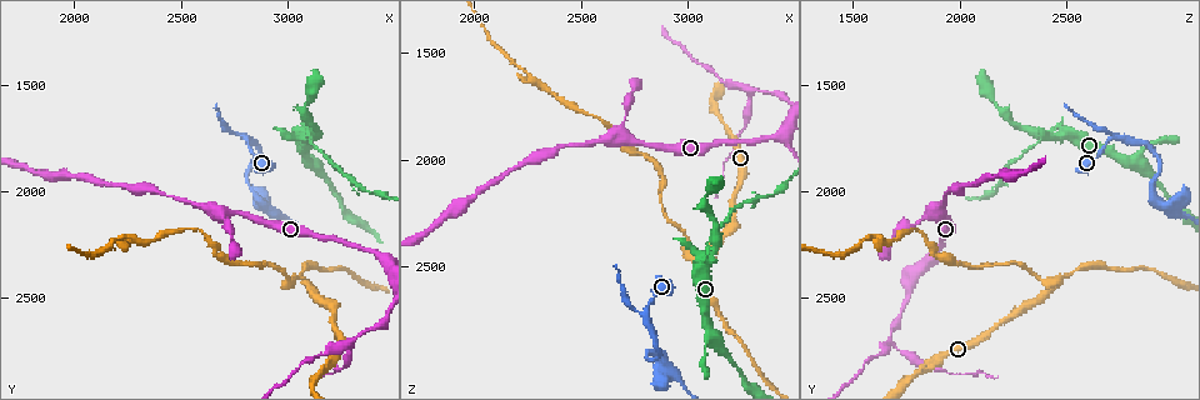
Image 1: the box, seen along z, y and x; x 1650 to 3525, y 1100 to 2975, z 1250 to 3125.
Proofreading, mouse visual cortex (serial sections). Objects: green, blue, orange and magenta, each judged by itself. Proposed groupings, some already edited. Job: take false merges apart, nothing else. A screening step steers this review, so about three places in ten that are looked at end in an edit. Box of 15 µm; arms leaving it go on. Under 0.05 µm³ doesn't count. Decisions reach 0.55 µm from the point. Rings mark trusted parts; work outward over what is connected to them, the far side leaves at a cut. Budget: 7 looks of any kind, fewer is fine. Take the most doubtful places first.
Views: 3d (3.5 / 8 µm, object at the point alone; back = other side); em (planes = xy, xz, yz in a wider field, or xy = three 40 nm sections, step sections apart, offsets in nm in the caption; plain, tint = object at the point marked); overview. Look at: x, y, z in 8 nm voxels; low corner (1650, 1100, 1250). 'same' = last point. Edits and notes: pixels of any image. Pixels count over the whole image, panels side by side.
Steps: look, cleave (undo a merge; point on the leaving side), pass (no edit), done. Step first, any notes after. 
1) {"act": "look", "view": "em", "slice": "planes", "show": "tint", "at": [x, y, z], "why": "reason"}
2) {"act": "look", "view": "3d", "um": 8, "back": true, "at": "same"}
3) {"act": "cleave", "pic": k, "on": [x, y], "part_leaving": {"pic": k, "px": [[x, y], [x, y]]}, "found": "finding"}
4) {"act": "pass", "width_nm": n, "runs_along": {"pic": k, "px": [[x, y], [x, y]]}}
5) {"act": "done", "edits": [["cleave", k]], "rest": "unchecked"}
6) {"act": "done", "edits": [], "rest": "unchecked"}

{"act": "look", "view": "3d", "um": 8, "at": [3040, 2400, 2490], "why": "arms part here"}

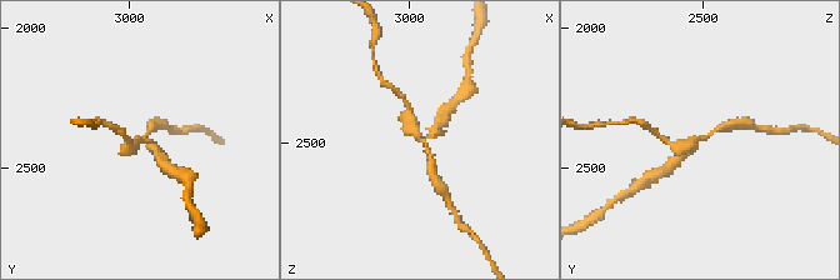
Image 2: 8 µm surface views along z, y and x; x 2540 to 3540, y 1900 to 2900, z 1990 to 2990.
{"act": "look", "view": "3d", "um": 3.5, "at": [3040, 2390, 2480]}

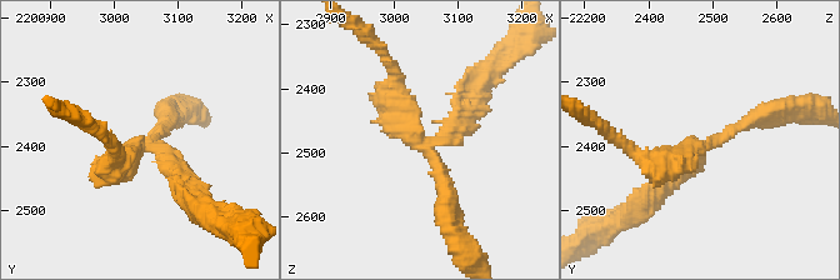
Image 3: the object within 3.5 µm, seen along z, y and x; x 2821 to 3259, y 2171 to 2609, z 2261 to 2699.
{"act": "cleave", "pic": 3, "on": [391, 106], "part_leaving": {"pic": 3, "px": [[434, 141], [415, 135], [384, 58]]}, "found": "a second cell is stuck on"}

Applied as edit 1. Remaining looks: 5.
{"act": "look", "view": "3d", "um": 3.5, "at": [3290, 2690, 1670], "why": "branch point"}

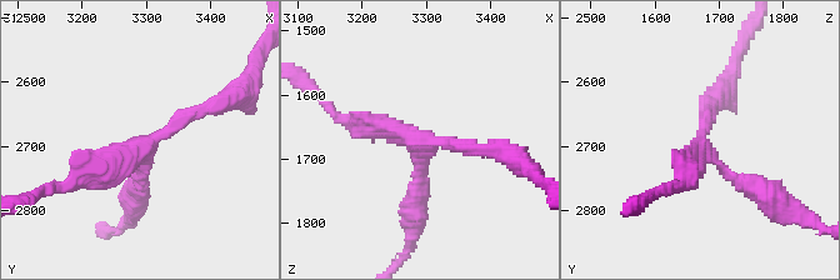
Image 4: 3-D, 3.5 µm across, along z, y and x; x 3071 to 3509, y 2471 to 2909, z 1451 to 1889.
{"act": "look", "view": "em", "slice": "xy", "step": 3, "show": "tint", "at": [3300, 2705, 1675], "arms": 3, "arm_widths_nm": [200, 250, 300], "why": "shape alone is not enough"}

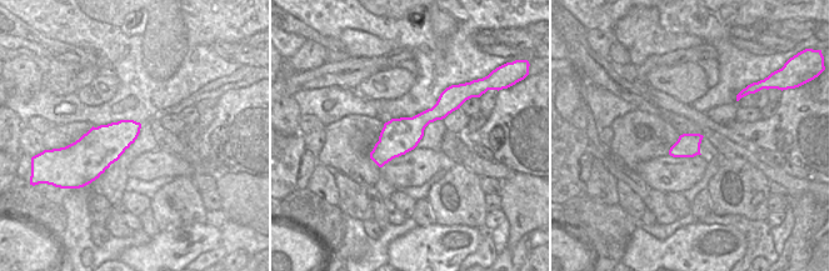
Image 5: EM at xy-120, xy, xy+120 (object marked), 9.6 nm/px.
{"act": "look", "view": "em", "slice": "planes", "show": "tint", "at": "same", "why": "another direction"}

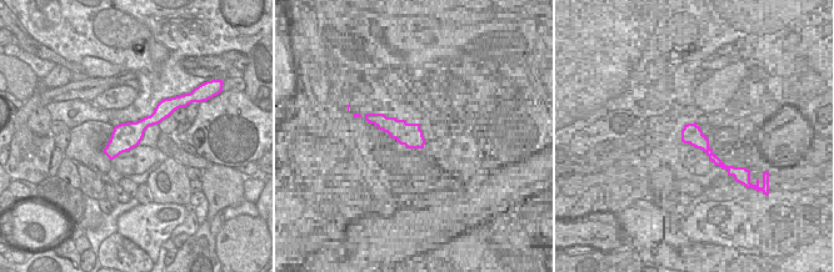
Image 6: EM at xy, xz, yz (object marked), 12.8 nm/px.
{"act": "pass", "width_nm": 360, "runs_along": {"pic": 6, "px": [[165, 112], [143, 124], [108, 151]]}, "found": "all the same cell"}

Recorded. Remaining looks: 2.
{"act": "done", "edits": [["cleave", 3]], "rest": "unchecked"}

